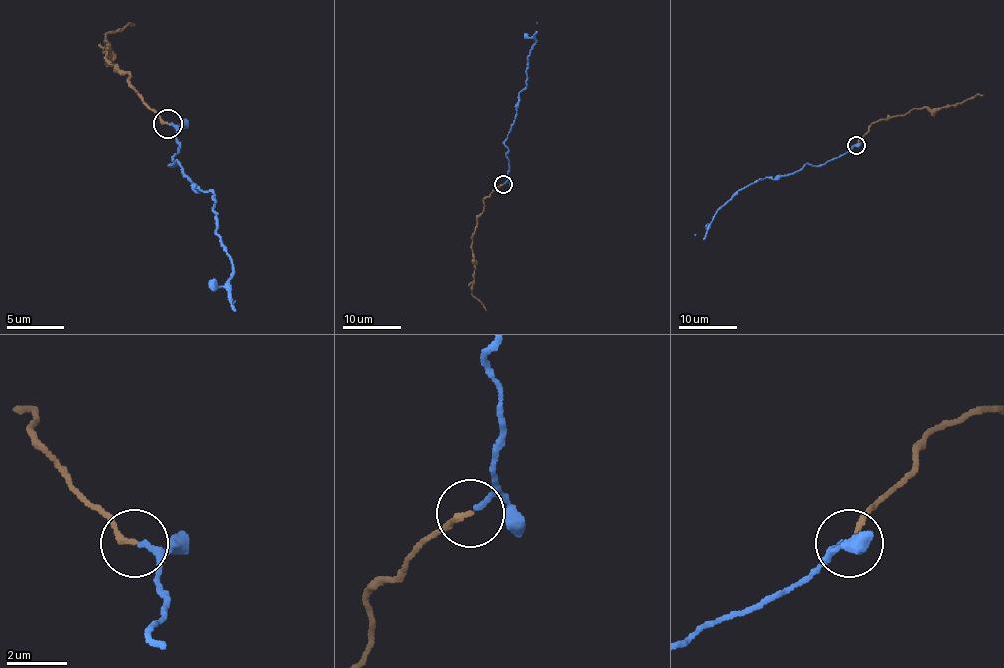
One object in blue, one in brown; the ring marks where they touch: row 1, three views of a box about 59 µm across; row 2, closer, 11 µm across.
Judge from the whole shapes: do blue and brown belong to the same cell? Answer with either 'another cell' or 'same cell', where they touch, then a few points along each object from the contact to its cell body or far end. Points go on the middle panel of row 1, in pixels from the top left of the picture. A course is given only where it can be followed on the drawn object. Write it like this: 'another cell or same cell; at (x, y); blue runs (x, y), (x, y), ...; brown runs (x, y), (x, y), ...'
same cell; at (503, 184); blue runs (503, 183), (509, 165), (505, 144), (519, 93), (527, 85), (528, 55), (537, 23); brown runs (503, 184), (483, 200), (483, 212), (477, 218), (471, 243), (474, 267), (471, 293), (486, 311)

